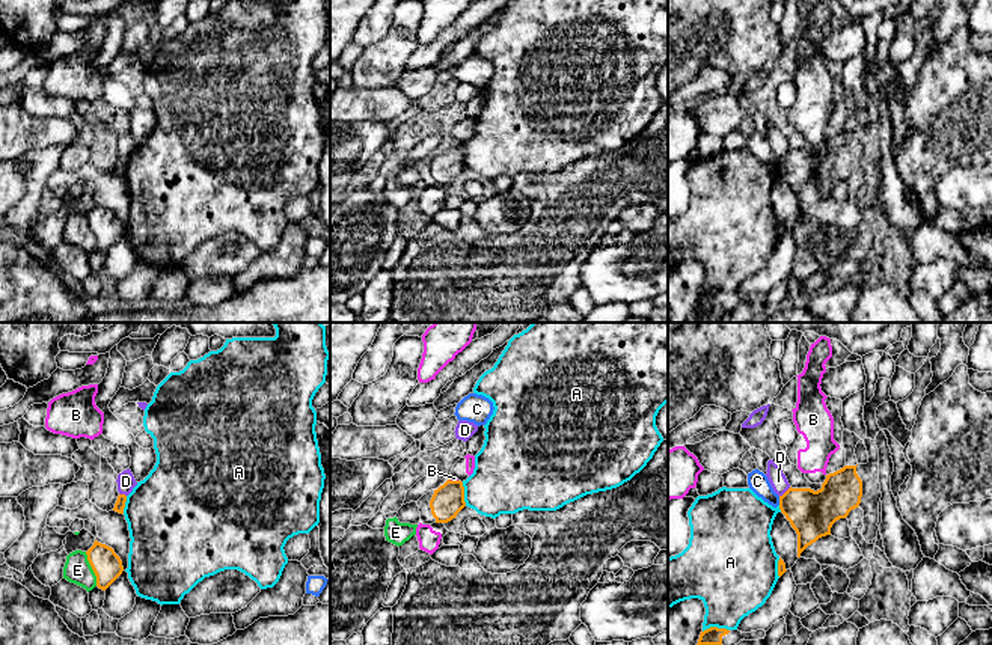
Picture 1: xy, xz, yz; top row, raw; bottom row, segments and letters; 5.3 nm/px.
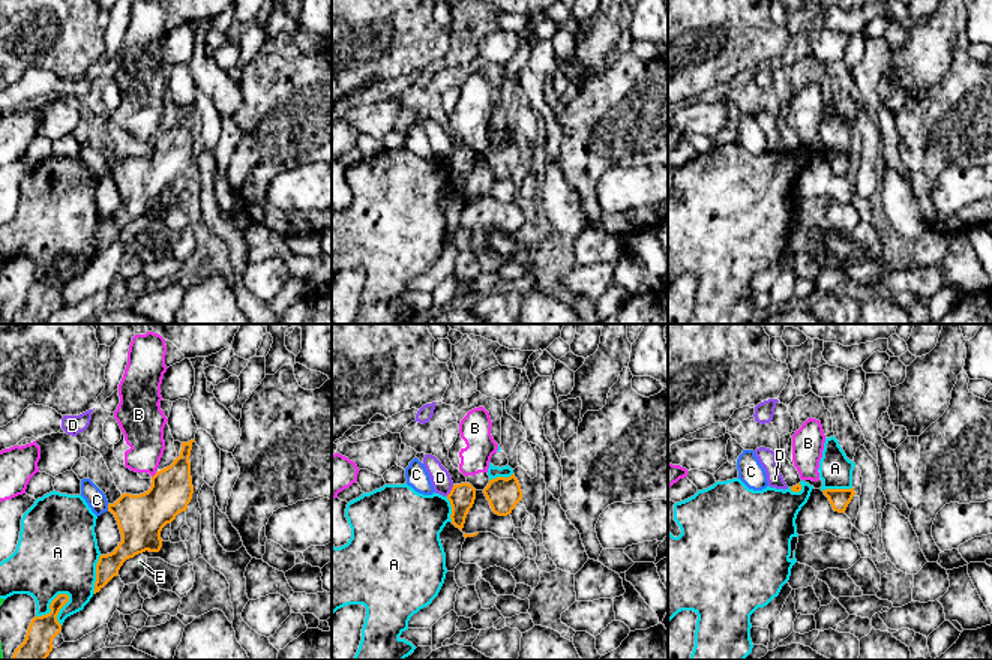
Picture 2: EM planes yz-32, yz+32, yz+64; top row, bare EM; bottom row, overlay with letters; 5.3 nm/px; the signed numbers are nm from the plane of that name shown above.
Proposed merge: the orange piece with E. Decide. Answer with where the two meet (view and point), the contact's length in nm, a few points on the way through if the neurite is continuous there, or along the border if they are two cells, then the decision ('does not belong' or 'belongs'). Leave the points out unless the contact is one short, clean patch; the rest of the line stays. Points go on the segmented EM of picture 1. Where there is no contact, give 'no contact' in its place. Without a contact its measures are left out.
meets orange in xy at (92, 568); contact 200 nm long; does not belong

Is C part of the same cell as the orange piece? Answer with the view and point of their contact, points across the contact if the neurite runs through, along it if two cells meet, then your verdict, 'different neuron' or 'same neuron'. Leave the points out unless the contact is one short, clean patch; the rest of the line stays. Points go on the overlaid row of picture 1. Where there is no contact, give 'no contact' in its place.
meets orange in yz at (780, 501); border along yz (778, 496), (780, 504); different neuron

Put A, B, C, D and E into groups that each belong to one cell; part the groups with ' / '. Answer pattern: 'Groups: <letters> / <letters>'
Groups: A / B / C / D / E

